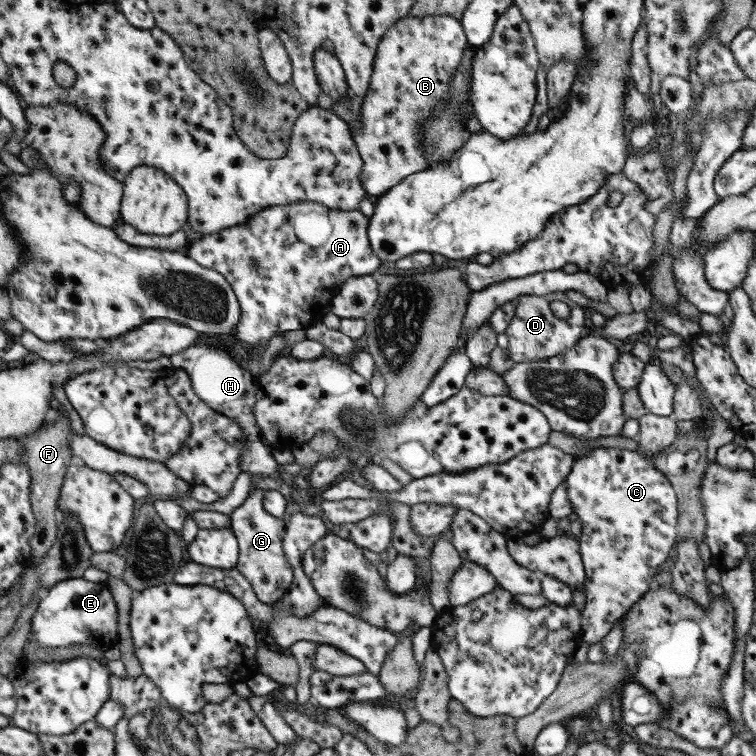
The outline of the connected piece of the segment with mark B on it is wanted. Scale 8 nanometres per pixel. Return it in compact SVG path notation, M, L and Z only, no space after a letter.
M450 15L410 17L406 16L393 24L382 35L377 47L373 74L366 95L361 98L357 114L349 123L352 138L364 161L358 180L367 195L380 196L400 184L406 176L428 168L425 144L421 132L438 116L440 110L454 104L450 93L450 80L459 64L462 64L469 40L459 20Z

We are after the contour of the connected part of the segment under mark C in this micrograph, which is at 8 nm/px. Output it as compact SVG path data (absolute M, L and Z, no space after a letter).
M598 446L593 451L587 452L587 455L582 455L570 469L570 472L565 478L565 484L567 484L568 500L573 508L574 514L578 516L577 521L582 525L581 536L578 538L580 544L580 555L582 556L583 568L585 571L585 584L584 590L586 593L586 606L584 612L581 613L581 636L582 641L587 644L596 644L598 641L602 641L602 638L612 630L614 624L626 613L629 613L630 608L637 604L638 600L642 599L642 596L646 595L646 592L650 590L654 582L654 575L658 572L660 565L667 565L666 559L670 557L672 548L674 548L674 541L678 535L678 503L677 494L672 486L672 483L668 480L668 477L658 470L652 461L649 461L642 453L638 451L628 450L626 448L601 448Z

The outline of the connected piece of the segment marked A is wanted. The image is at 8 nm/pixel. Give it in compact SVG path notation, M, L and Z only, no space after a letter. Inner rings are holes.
M306 201L265 208L244 224L207 234L186 248L186 254L204 268L219 272L231 284L241 315L233 334L242 342L256 346L277 334L306 329L321 321L331 308L335 292L351 276L372 275L381 260L375 255L367 235L369 219L361 211L329 209ZM252 260L258 264L252 266Z

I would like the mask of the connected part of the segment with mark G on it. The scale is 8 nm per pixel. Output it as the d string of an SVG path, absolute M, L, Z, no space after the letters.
M254 487L247 499L231 513L231 529L239 545L239 558L235 567L250 582L256 598L265 604L280 599L292 586L294 575L286 563L286 554L282 551L282 540L286 536L286 523L266 512L263 507L264 491Z

